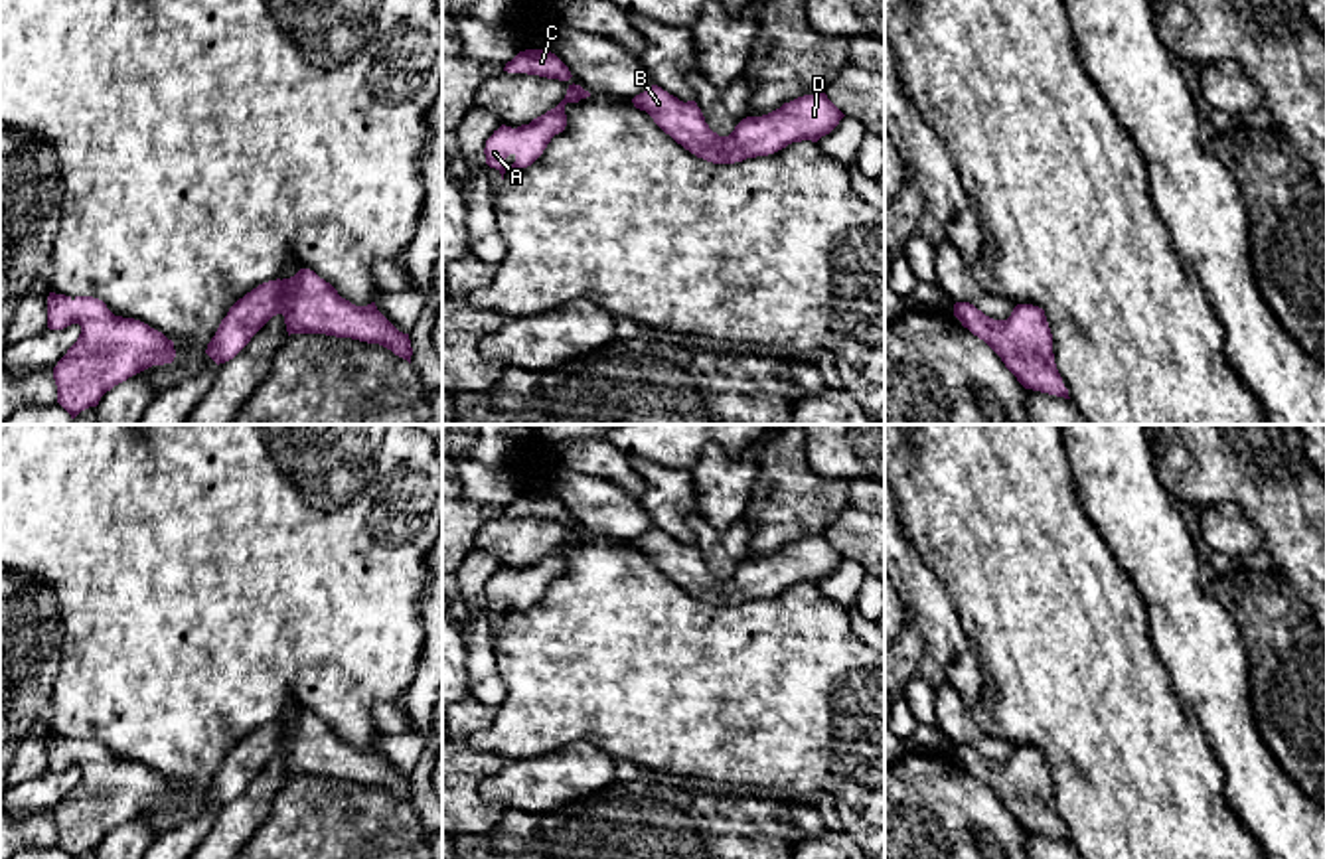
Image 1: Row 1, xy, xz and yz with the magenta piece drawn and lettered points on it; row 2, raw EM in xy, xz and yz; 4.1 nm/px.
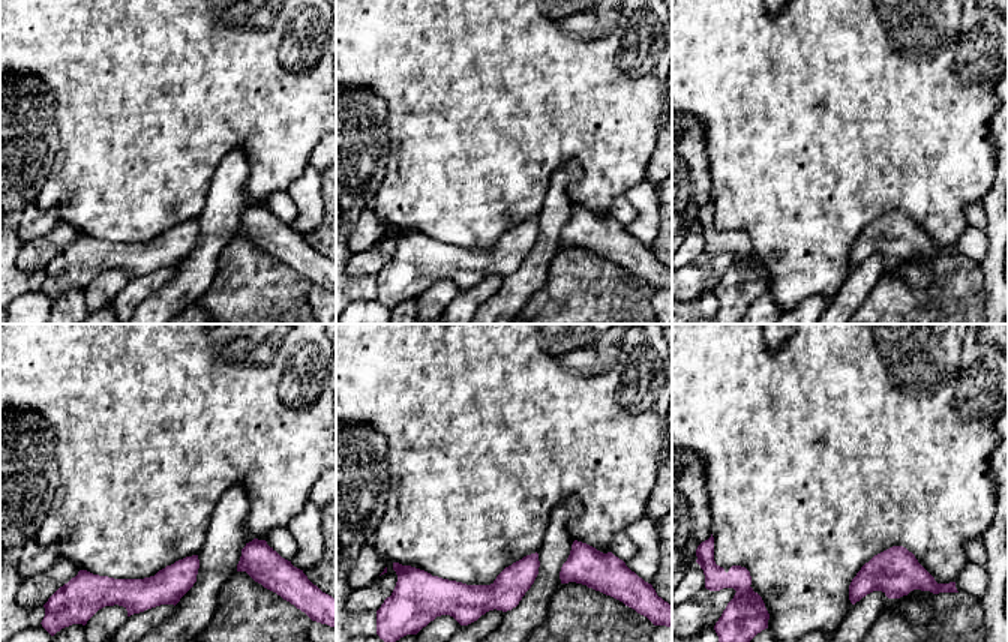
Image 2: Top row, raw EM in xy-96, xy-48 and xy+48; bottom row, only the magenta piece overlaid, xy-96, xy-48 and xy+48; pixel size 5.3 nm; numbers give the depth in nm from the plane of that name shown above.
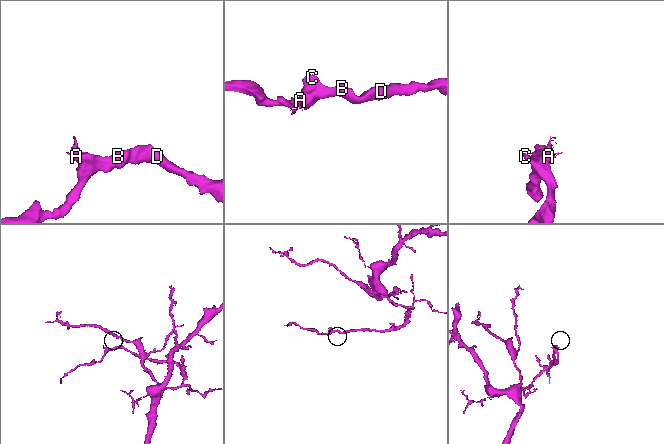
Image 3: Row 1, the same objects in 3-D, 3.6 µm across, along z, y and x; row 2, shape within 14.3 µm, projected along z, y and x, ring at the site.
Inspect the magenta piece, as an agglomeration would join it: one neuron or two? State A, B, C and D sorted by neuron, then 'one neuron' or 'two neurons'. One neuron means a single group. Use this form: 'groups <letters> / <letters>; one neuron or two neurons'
groups A B C D; one neuron

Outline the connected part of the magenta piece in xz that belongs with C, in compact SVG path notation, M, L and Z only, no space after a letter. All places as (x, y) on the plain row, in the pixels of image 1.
M525 492L506 506L507 515L527 515L547 521L569 523L573 517L569 509L549 492Z

